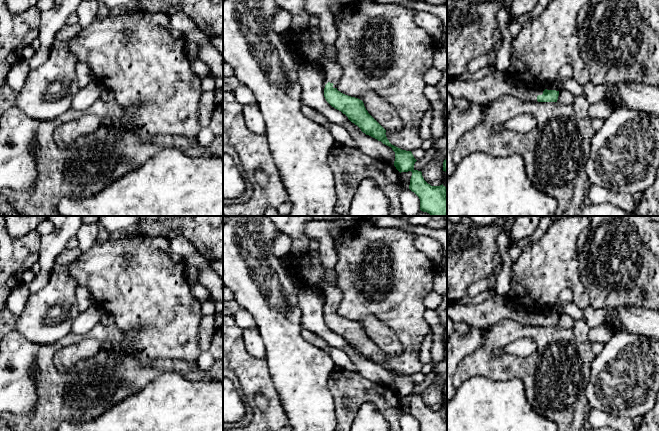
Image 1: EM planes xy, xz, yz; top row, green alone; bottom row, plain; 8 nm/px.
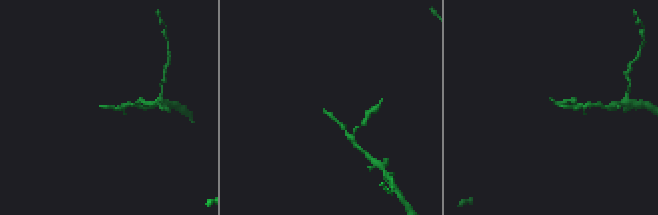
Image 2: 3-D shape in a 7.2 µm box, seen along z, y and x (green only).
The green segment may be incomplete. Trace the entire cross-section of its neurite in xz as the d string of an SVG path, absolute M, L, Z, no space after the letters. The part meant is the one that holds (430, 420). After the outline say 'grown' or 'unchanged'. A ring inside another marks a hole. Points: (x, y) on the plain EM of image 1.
M324 283L323 284L323 294L325 297L324 305L324 321L326 325L335 333L341 335L345 338L348 343L357 349L363 357L369 359L383 368L392 372L395 376L394 390L401 396L412 396L410 403L409 413L414 416L420 423L420 431L447 431L447 413L442 408L440 410L431 410L428 408L423 400L422 396L414 393L414 388L417 385L411 375L402 374L394 369L392 369L386 361L386 354L368 337L362 324L345 319L337 314L337 309L343 299L343 293L339 286L335 283Z | grown

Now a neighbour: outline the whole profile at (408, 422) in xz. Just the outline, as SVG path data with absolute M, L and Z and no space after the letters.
M403 412L399 422L401 431L420 431L419 421L410 413Z

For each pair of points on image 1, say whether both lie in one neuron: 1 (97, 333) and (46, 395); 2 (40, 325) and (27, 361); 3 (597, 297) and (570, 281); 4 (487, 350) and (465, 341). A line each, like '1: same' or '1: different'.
1: same
2: different
3: different
4: different

